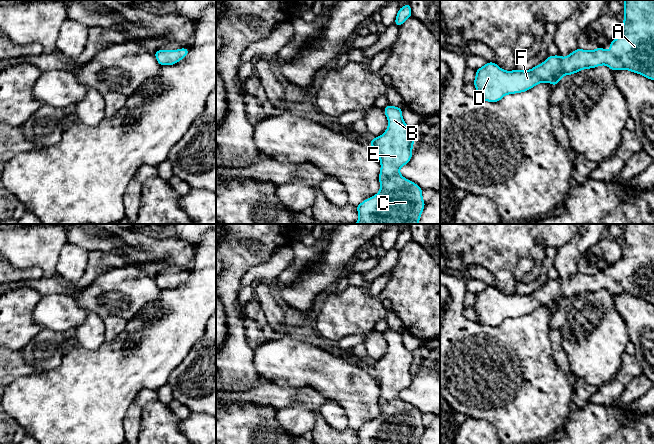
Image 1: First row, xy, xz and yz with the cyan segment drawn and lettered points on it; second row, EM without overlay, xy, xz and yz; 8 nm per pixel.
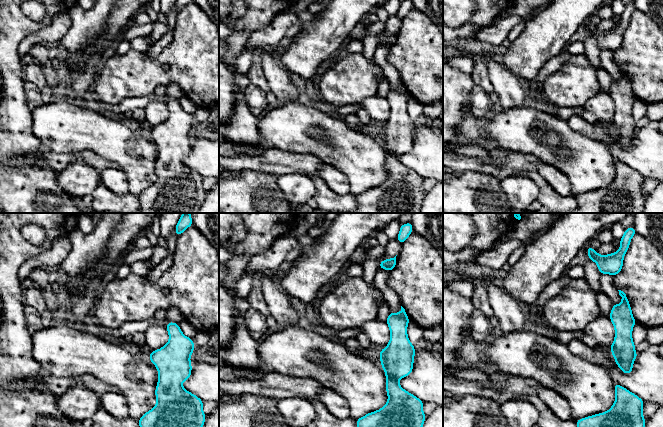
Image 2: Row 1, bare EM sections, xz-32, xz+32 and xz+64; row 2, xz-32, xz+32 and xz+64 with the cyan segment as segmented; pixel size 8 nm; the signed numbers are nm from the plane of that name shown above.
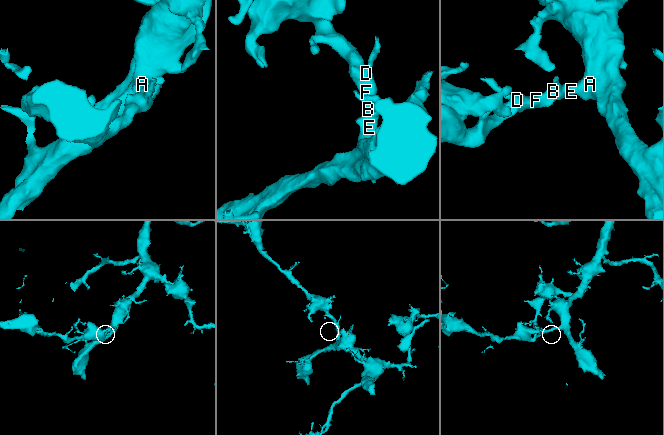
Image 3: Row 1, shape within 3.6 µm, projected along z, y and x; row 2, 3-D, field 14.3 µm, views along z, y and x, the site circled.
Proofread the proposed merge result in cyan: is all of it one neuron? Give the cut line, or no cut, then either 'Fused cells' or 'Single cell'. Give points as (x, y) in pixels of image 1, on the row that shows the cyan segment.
No split. Single cell

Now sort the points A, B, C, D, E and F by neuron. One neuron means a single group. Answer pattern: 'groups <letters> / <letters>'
groups A B C D E F

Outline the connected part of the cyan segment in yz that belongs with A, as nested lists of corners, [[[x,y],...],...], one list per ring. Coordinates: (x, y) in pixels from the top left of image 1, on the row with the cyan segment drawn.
[[[624,0],[624,20],[621,34],[610,42],[610,50],[603,47],[595,50],[577,48],[567,57],[558,54],[548,56],[546,60],[530,70],[506,71],[495,62],[487,62],[476,69],[474,86],[480,100],[492,103],[499,102],[505,95],[522,93],[530,90],[539,83],[548,82],[554,87],[566,75],[575,74],[583,69],[608,66],[612,71],[628,70],[650,80],[654,80],[654,0]]]

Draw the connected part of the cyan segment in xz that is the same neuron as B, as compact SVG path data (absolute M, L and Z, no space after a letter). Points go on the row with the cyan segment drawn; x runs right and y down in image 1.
M387 105L383 109L388 127L379 137L370 139L371 147L379 156L381 169L379 173L380 191L356 206L359 219L355 224L419 224L424 210L423 189L416 183L404 178L399 169L408 164L412 158L414 130L403 120L401 107Z

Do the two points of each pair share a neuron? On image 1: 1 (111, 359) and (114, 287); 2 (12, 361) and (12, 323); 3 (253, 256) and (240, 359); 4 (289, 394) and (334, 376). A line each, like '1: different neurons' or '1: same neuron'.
1: different neurons
2: different neurons
3: same neuron
4: different neurons

